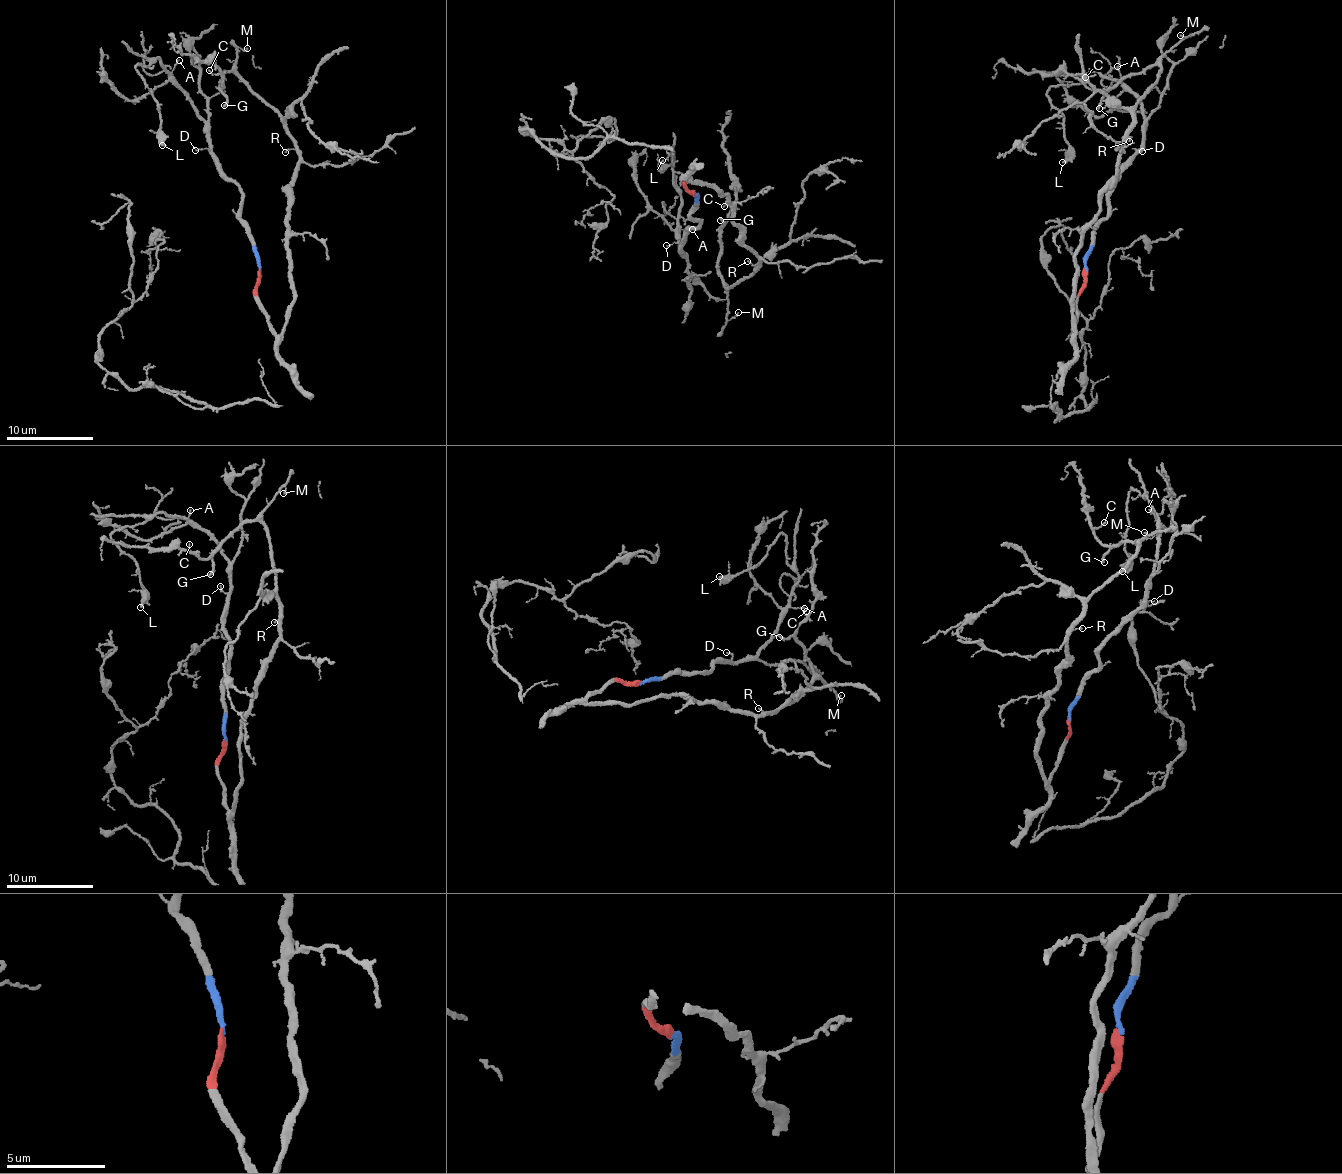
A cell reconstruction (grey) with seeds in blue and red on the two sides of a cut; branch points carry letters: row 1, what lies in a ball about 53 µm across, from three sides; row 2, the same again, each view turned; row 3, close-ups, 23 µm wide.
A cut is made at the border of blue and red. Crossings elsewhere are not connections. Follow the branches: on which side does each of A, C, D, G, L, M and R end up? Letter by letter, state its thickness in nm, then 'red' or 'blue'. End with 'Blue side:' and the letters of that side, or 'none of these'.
A: 110 nm | blue
C: 110 nm | red
D: 90 nm | blue
G: 220 nm | red
L: 280 nm | blue
M: 120 nm | red
R: 120 nm | red
Blue side: A, D, L

